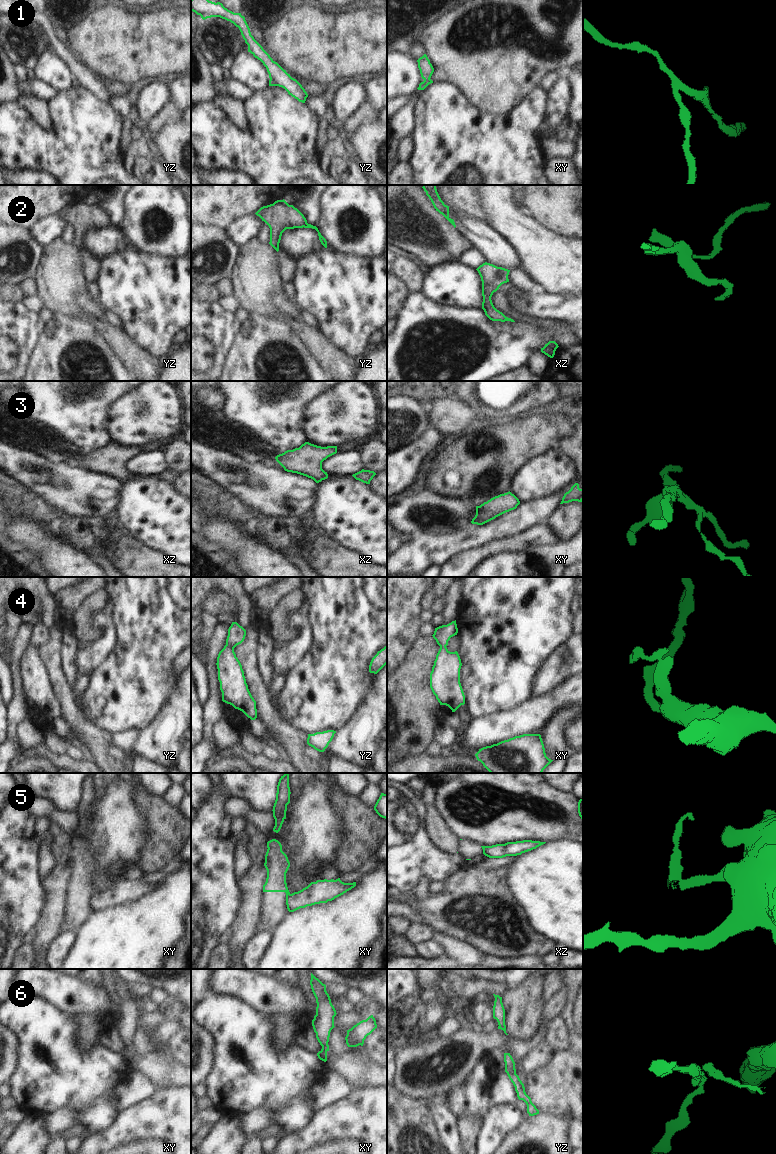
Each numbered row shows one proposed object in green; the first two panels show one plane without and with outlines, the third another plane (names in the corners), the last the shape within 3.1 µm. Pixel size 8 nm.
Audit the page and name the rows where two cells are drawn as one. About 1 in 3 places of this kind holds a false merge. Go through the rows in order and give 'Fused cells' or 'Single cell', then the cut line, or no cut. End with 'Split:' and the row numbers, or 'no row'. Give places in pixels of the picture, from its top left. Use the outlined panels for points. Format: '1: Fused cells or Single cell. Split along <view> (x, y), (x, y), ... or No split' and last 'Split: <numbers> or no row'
1: Fused cells. Split along xy (429, 78), (424, 80)
2: Single cell. No split
3: Single cell. No split
4: Single cell. No split
5: Fused cells. Split along xy (289, 893), (286, 897)
6: Single cell. No split
Split: 1, 5

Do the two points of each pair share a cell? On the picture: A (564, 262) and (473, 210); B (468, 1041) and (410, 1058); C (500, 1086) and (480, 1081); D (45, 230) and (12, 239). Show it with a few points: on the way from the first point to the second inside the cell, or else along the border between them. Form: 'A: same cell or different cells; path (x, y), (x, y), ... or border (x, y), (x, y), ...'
A: different cells; border (478, 196), (481, 202), (481, 209), (489, 224)
B: same cell; path (454, 1041), (451, 1040), (435, 1053), (424, 1058)
C: different cells; border (498, 1073), (491, 1087), (492, 1104)
D: different cells; border (30, 229), (33, 236), (44, 248)

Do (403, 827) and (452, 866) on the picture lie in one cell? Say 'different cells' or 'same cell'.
same cell

